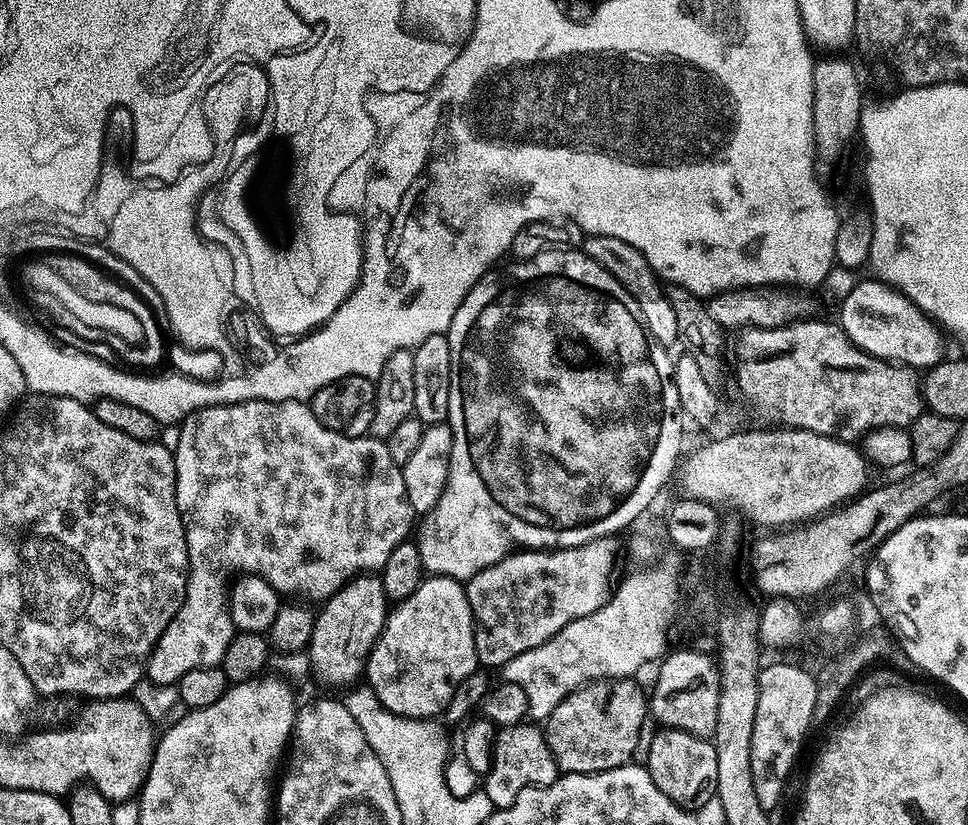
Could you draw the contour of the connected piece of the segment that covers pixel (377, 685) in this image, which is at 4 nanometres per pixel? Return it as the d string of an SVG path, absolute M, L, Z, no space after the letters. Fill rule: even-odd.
M432 574L420 583L410 598L399 601L389 611L380 640L368 656L366 681L367 687L382 702L382 706L386 706L386 710L423 720L439 717L439 712L453 703L459 684L477 668L476 624L472 619L465 585L448 576Z

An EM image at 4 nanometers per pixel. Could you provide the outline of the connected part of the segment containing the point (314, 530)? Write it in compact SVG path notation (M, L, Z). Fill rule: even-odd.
M247 400L241 404L215 404L190 413L179 425L178 431L180 431L180 437L177 438L176 444L174 443L176 501L184 523L188 547L188 585L178 614L174 614L170 626L166 626L162 638L158 638L152 655L148 657L146 676L149 680L159 684L176 684L182 678L182 674L190 670L215 668L223 661L226 646L230 646L234 635L228 598L230 581L237 574L262 578L284 598L301 596L304 599L301 601L304 602L312 602L308 600L323 602L330 599L343 584L347 584L355 576L379 573L386 566L386 558L390 558L394 546L403 544L409 539L408 531L412 528L414 513L406 498L401 465L396 464L394 458L390 458L387 443L371 435L350 438L344 435L343 431L322 426L322 422L314 418L312 409L307 403L298 400Z

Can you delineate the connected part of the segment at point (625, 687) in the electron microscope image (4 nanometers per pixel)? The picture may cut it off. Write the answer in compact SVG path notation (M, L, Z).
M632 678L594 680L575 689L562 698L558 706L554 706L547 720L543 721L542 731L561 773L601 772L629 763L635 757L632 755L640 744L640 735L644 732L644 719L647 721L650 716L649 697L645 689L643 692L635 682Z

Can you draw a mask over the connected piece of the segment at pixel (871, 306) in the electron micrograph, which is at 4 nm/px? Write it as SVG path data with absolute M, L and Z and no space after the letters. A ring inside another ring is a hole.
M873 278L865 279L857 282L839 305L841 308L838 323L852 345L872 356L903 364L913 370L933 368L945 359L945 333L941 325L896 289Z

